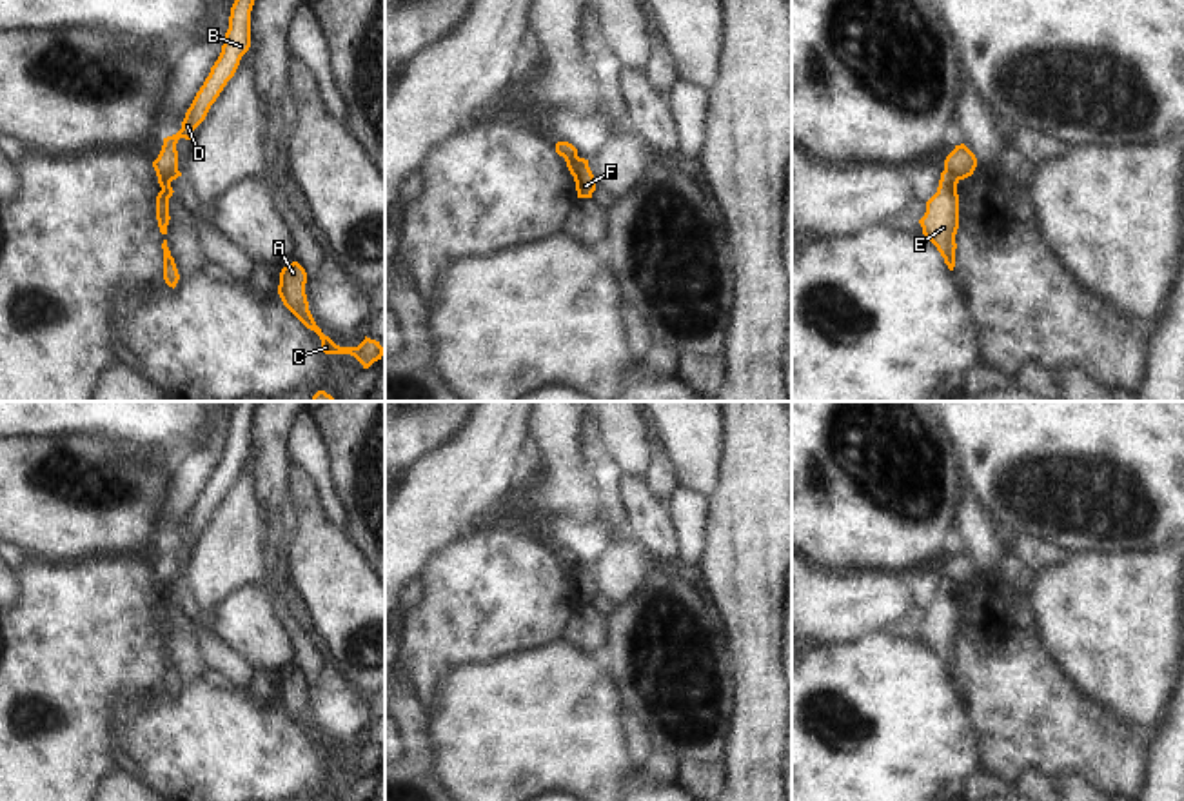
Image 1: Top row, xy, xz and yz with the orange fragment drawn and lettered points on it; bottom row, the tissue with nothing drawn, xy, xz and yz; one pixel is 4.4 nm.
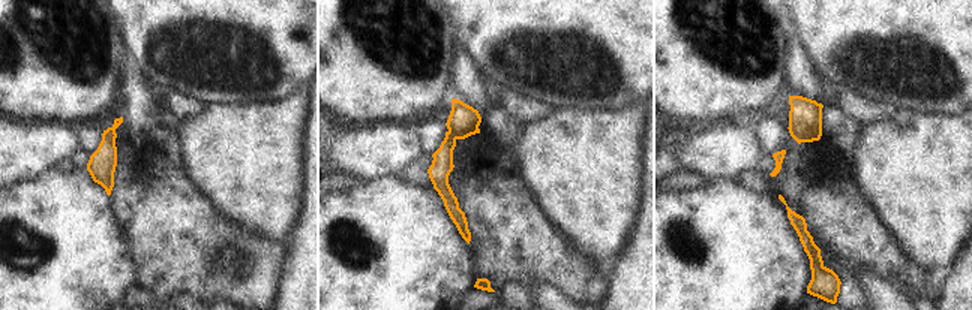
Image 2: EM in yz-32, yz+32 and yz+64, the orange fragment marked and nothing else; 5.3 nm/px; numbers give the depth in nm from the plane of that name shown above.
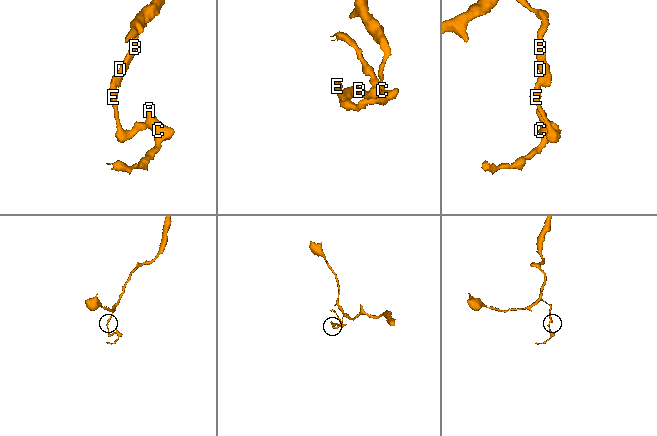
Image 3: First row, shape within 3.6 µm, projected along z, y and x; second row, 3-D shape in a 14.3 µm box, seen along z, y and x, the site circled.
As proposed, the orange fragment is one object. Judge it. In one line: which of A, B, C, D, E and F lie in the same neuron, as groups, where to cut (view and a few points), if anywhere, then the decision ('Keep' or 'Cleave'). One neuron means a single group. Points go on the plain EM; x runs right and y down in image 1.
Groups: A C E / B D F. Split along yz (945, 576), (957, 587). Cleave

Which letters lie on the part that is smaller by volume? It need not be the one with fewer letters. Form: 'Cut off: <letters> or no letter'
Cut off: A, C, E

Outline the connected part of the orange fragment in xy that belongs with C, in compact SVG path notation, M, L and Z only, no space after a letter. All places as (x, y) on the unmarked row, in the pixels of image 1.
M292 668L285 672L280 679L278 701L283 712L307 736L314 737L320 743L321 757L325 761L350 761L363 772L363 776L369 776L374 768L381 766L385 756L376 747L365 743L365 747L358 754L340 754L329 743L325 743L309 717L305 690L307 690L305 676L298 668Z

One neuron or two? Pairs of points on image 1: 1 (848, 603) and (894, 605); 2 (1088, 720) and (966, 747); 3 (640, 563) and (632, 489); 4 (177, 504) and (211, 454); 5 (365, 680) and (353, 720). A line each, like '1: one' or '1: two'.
1: one
2: two
3: two
4: one
5: two

